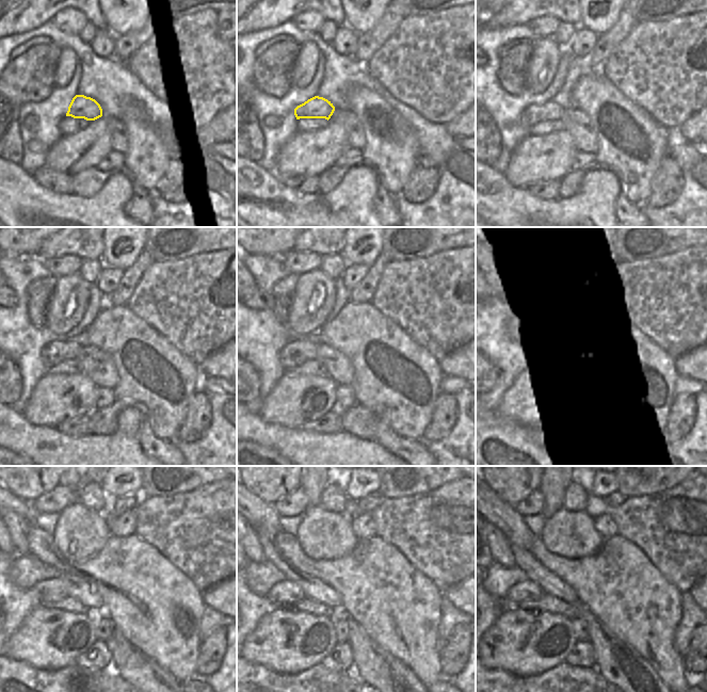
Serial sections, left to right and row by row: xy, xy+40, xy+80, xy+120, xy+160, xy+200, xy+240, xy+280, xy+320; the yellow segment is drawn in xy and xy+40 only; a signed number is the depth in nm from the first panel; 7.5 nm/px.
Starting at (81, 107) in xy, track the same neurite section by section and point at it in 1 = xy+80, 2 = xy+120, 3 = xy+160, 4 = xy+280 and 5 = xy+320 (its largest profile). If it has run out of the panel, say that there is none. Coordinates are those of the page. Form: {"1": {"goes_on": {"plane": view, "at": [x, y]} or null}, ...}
{"1": {"goes_on": {"plane": "xy+80", "at": [533, 114]}}, "2": {"goes_on": {"plane": "xy+120", "at": [58, 351]}}, "3": {"goes_on": {"plane": "xy+160", "at": [296, 351]}}, "4": {"goes_on": {"plane": "xy+280", "at": [287, 592]}}, "5": {"goes_on": {"plane": "xy+320", "at": [527, 591]}}}

